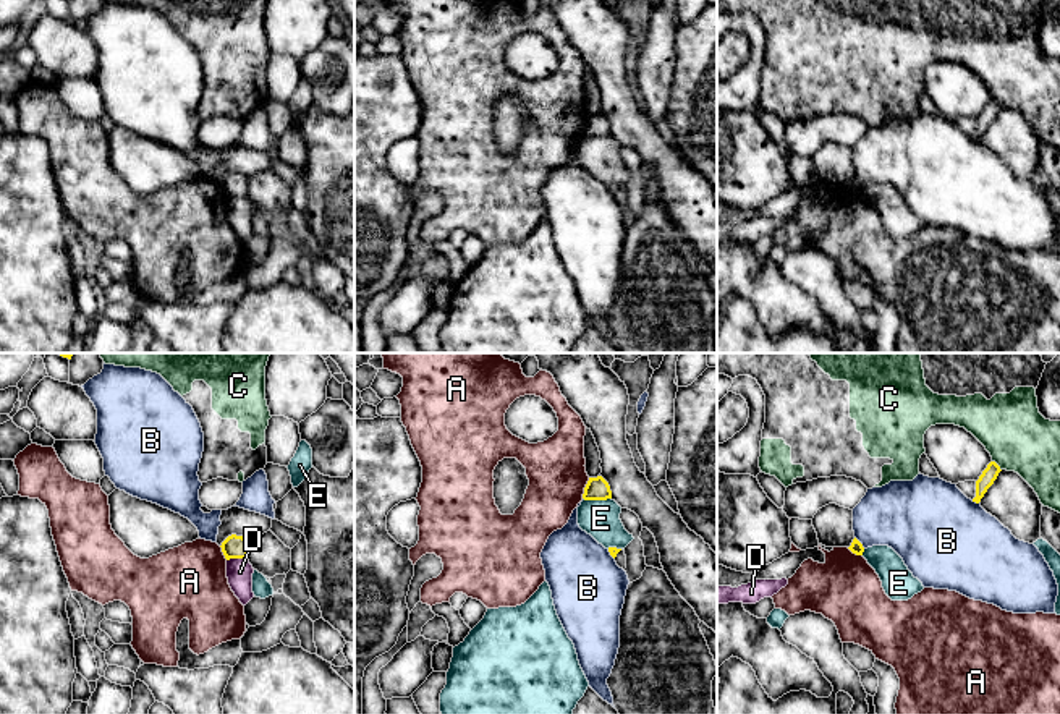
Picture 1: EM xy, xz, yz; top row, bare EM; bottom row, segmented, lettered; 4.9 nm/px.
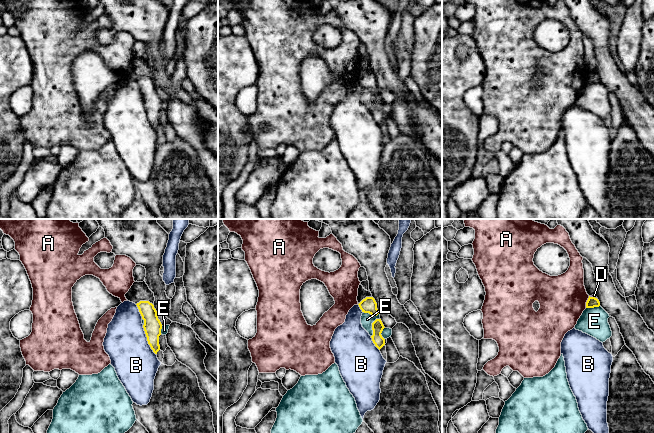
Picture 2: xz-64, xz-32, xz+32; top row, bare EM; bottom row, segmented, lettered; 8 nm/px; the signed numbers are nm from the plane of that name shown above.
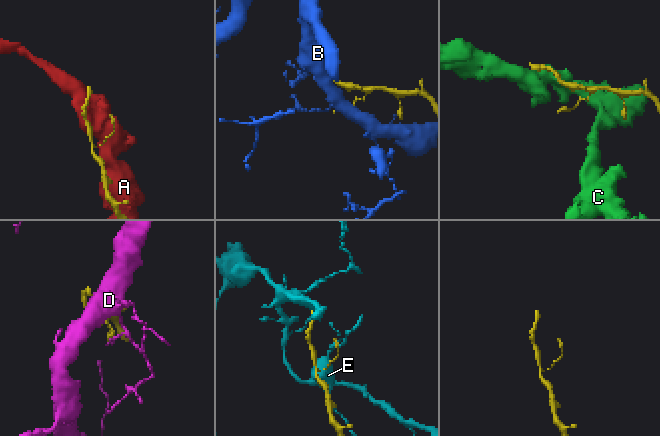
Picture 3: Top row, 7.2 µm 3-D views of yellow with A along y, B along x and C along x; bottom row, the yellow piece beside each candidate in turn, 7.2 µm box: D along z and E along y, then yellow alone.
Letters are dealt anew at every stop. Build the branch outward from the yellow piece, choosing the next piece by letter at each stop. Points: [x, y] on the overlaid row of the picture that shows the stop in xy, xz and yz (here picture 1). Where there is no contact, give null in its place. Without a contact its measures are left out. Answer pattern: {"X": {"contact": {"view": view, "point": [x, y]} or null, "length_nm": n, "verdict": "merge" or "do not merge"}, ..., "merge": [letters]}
{"A": {"contact": {"view": "xz", "point": [585, 488]}, "length_nm": 110, "verdict": "do not merge"}, "B": {"contact": {"view": "yz", "point": [860, 543]}, "length_nm": 80, "verdict": "do not merge"}, "C": {"contact": {"view": "yz", "point": [997, 465]}, "length_nm": 70, "verdict": "do not merge"}, "D": {"contact": {"view": "xy", "point": [237, 557]}, "length_nm": 110, "verdict": "do not merge"}, "E": {"contact": {"view": "xz", "point": [597, 499]}, "length_nm": 140, "verdict": "do not merge"}, "merge": []}

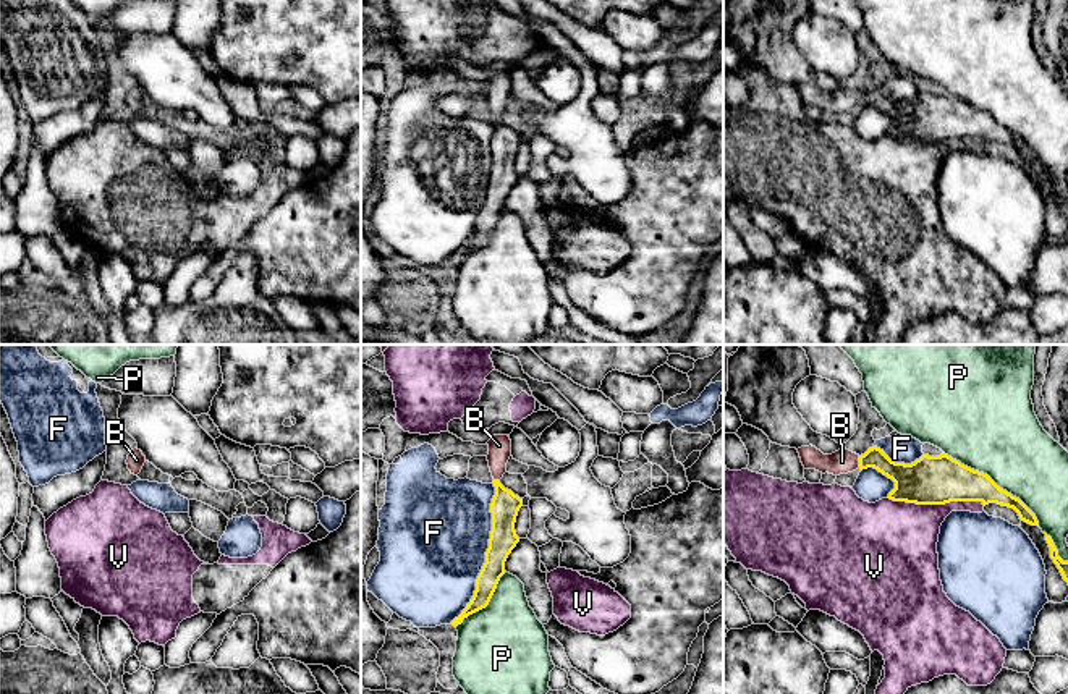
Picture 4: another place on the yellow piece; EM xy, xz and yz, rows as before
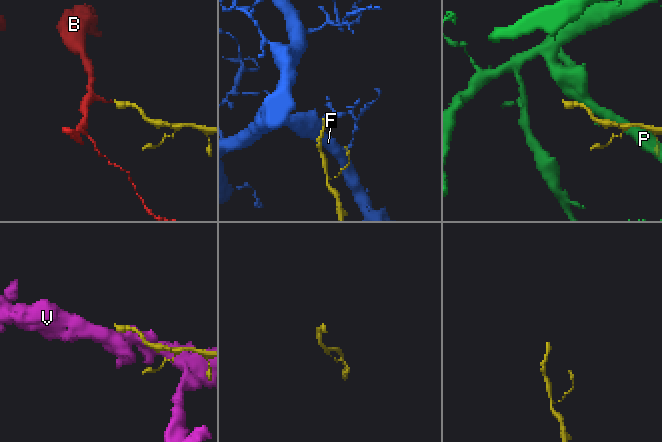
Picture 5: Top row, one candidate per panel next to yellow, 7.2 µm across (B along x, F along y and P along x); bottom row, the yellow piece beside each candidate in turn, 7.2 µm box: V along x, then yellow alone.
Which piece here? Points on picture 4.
{"B": {"contact": {"view": "yz", "point": [860, 463]}, "length_nm": 60, "verdict": "merge"}, "F": {"contact": {"view": "xz", "point": [486, 554]}, "length_nm": 750, "verdict": "do not merge"}, "P": {"contact": {"view": "yz", "point": [992, 481]}, "length_nm": 600, "verdict": "do not merge"}, "V": {"contact": {"view": "yz", "point": [936, 503]}, "length_nm": 480, "verdict": "do not merge"}, "merge": ["B"]}

